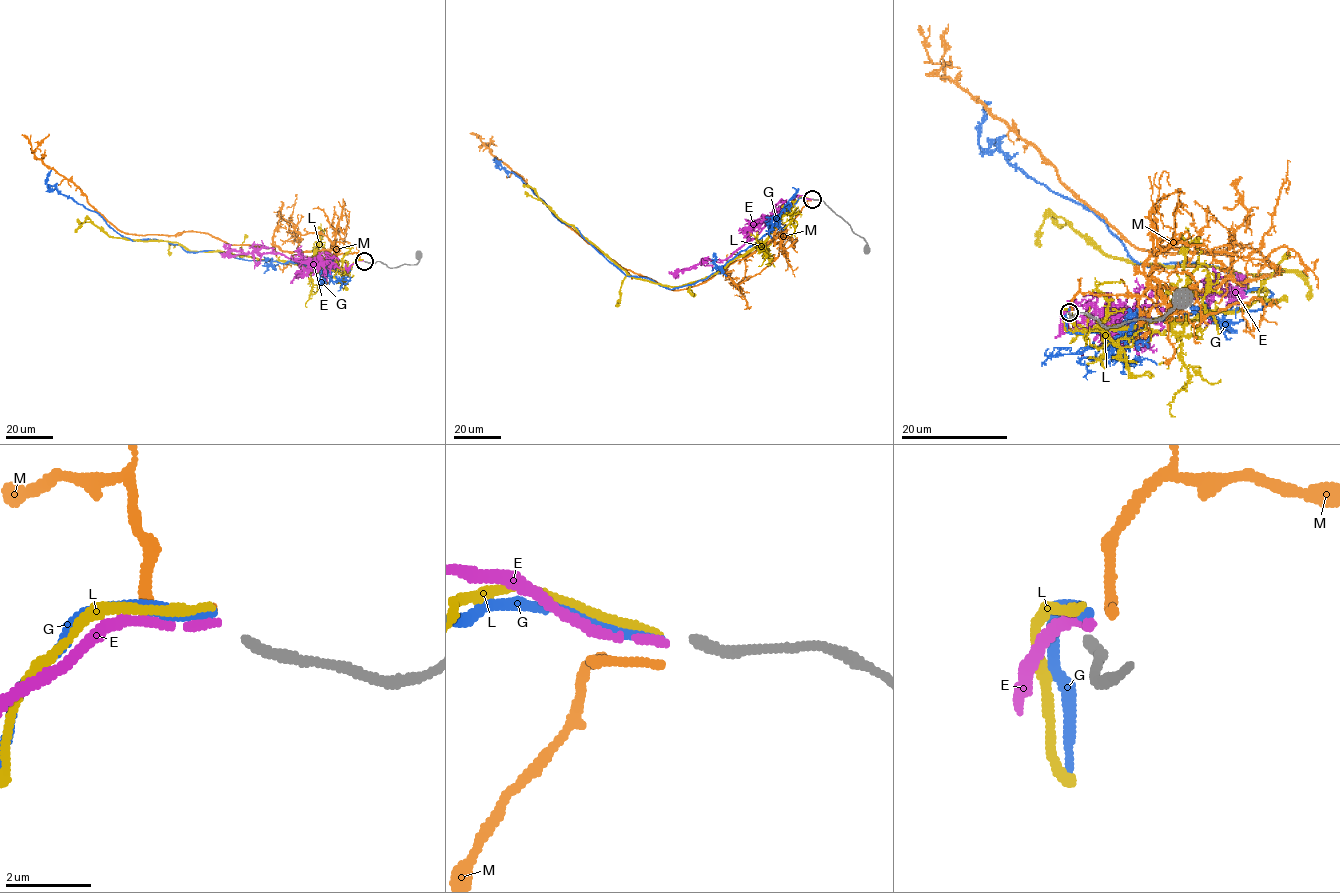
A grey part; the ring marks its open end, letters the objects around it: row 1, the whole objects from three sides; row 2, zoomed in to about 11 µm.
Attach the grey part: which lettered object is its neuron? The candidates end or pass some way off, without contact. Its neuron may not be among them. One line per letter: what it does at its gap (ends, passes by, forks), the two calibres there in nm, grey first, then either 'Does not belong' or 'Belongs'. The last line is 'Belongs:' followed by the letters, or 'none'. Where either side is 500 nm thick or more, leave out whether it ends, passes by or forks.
E: It ends there. Thickness 280 nm (grey) against 200 nm. Belongs
G: It ends there. Thickness 280 nm (grey) against 220 nm. Does not belong
L: It ends there. Thickness 280 nm (grey) against 180 nm. Does not belong
M: It ends there. Thickness 280 nm (grey) against 220 nm. Does not belong
Belongs: E

